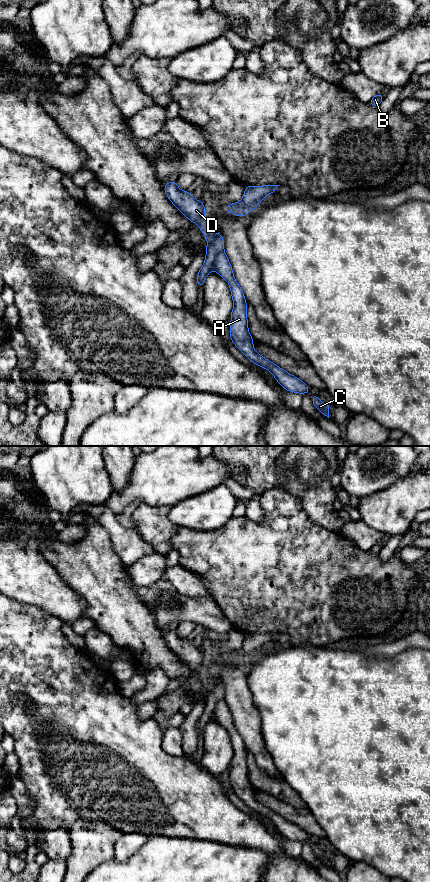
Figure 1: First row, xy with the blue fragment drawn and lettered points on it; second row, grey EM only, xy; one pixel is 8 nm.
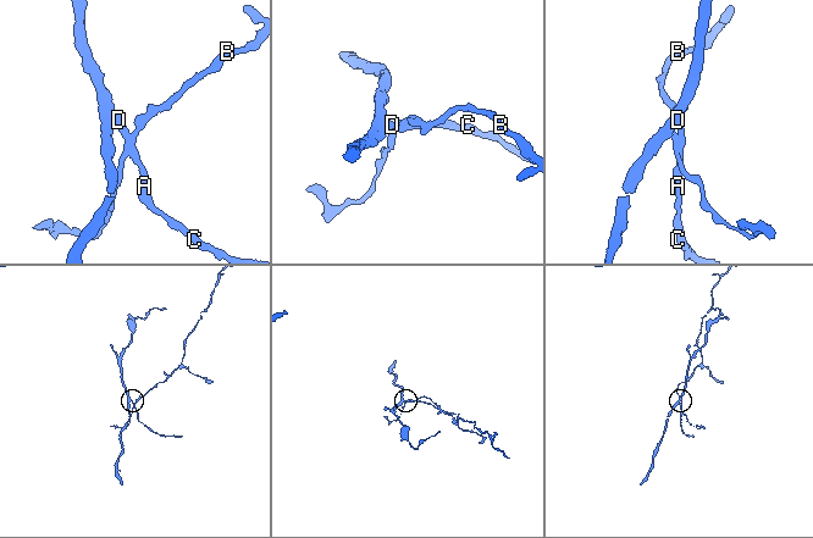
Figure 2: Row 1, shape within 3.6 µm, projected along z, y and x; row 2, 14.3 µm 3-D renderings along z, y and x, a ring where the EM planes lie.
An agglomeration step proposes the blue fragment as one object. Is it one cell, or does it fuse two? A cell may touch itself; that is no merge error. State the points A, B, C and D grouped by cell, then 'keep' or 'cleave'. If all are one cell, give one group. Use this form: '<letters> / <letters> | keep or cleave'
A C D / B | cleave

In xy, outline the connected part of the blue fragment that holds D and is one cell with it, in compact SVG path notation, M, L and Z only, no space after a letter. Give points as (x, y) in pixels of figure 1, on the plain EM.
M176 629L167 630L164 635L164 640L168 647L185 665L199 673L208 692L211 692L215 688L216 681L212 679L205 666L205 655L203 650L194 647L190 640L180 638Z

